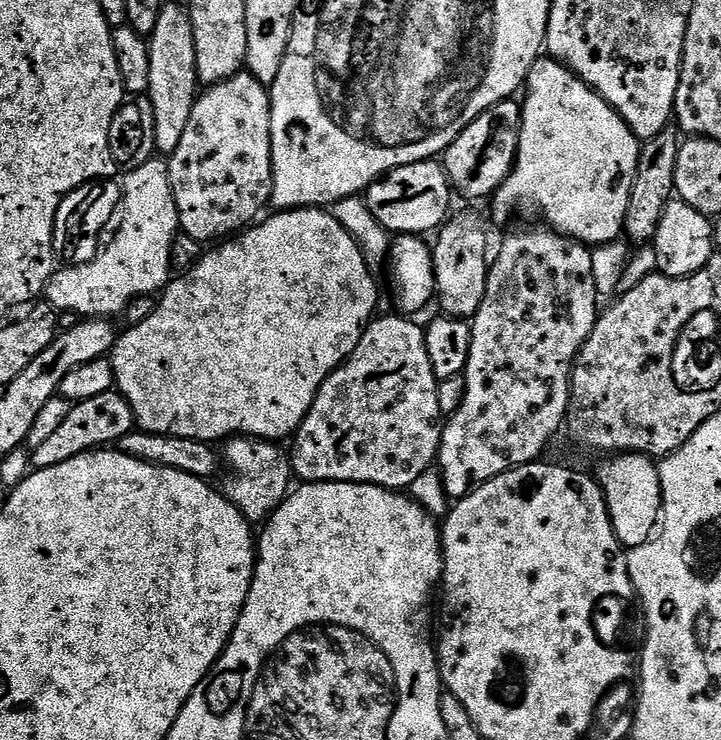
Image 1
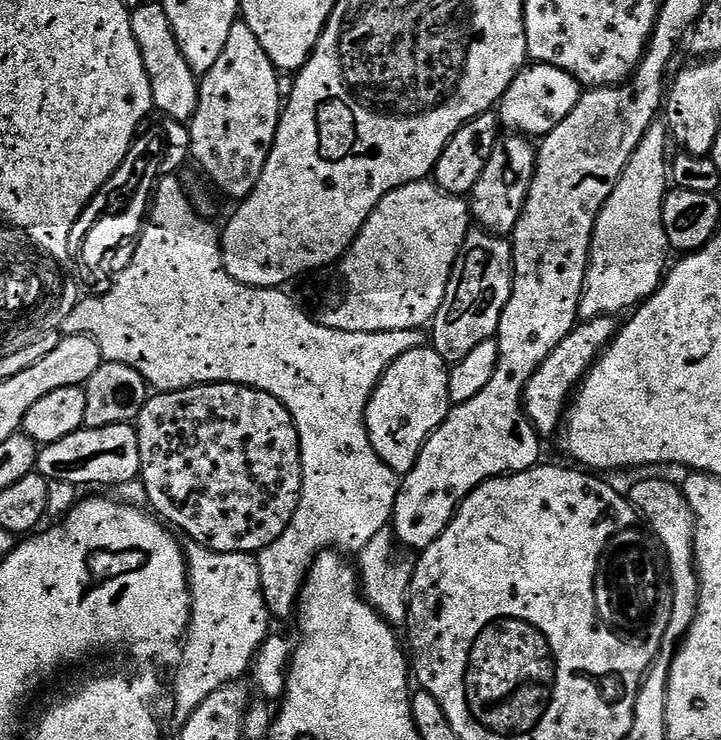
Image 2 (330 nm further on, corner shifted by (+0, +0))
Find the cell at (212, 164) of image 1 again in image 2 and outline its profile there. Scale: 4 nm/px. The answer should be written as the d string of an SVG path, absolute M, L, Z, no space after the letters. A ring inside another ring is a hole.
M238 22L230 26L230 38L226 38L226 46L222 46L218 62L214 62L214 66L210 66L210 70L203 73L199 81L200 100L190 121L190 156L193 161L197 160L201 170L234 200L244 199L251 194L254 186L258 186L258 178L262 178L266 158L270 158L282 111L279 78L281 79L278 69L270 62L266 50L262 50L262 42L254 38L254 30L250 30L250 26L243 22Z

